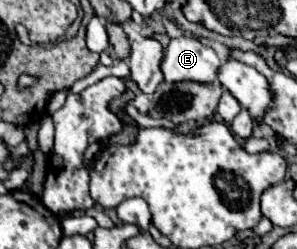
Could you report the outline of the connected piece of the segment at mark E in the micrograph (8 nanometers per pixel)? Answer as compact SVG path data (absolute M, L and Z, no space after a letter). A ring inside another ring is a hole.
M180 36L170 40L164 60L162 60L162 72L166 82L200 82L200 84L212 84L218 80L220 70L220 58L218 54L204 44L200 38L194 36Z

